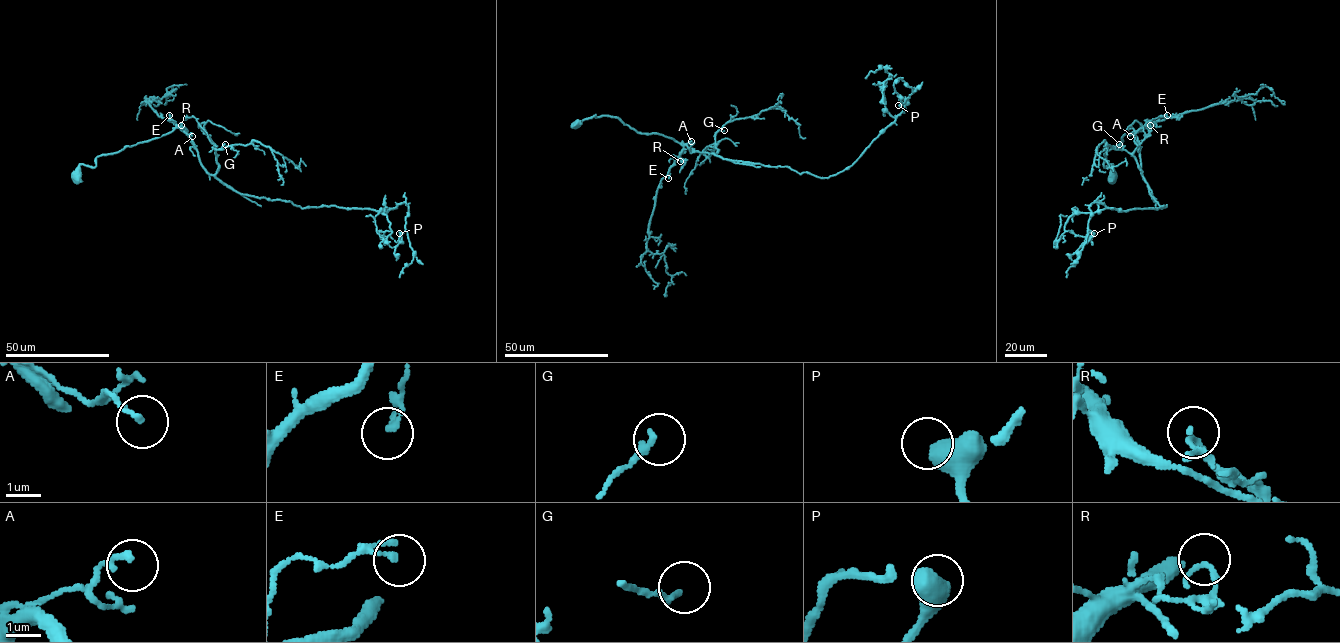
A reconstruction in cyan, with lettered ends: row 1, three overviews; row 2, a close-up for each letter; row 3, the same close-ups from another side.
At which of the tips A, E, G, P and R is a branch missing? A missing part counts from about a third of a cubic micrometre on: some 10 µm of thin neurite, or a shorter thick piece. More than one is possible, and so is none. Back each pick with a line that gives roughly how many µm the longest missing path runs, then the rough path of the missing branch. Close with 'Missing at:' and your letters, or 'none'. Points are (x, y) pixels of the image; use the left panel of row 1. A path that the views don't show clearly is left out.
Missing at: none

